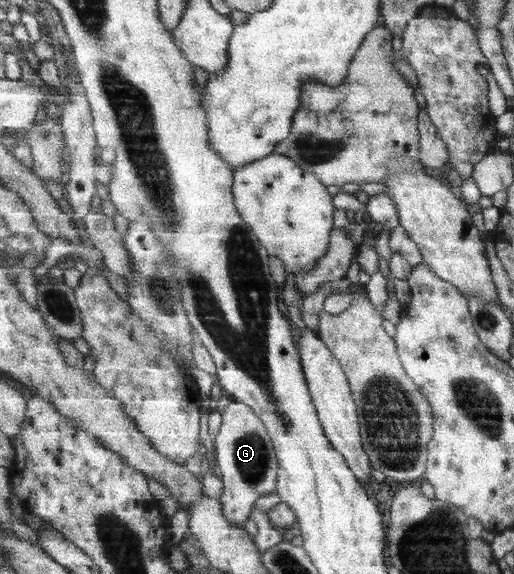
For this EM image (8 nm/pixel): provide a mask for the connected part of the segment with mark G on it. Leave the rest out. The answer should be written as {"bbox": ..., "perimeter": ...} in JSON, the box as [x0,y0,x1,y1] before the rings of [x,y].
{"bbox":[214,399,279,528],"perimeter":[[[233,399],[224,410],[221,430],[214,440],[214,446],[217,465],[225,485],[219,500],[226,519],[234,527],[245,528],[256,501],[277,491],[279,461],[271,435],[252,407]]]}

